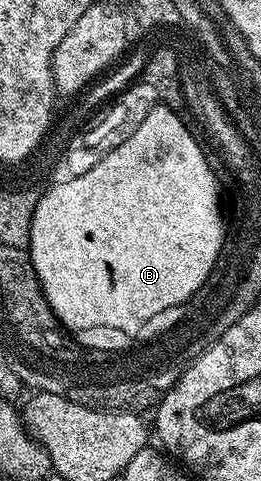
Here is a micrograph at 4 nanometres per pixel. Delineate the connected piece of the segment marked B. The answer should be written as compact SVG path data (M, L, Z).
M158 102L151 114L147 114L147 118L140 124L139 130L135 130L135 134L131 134L127 142L115 146L115 150L111 150L111 154L107 154L103 162L95 162L95 166L91 166L87 174L79 174L79 178L71 178L71 182L53 184L50 192L42 191L42 197L31 218L27 251L51 310L70 333L80 334L83 330L91 330L92 324L117 324L121 328L137 324L137 320L145 320L153 316L153 312L161 312L165 304L177 304L177 300L185 300L185 296L189 296L189 292L193 292L193 288L201 284L205 272L209 272L209 264L213 264L213 252L217 252L217 240L221 240L221 219L215 215L215 202L222 195L222 186L208 164L198 137L191 131L190 125L186 124L165 102Z

